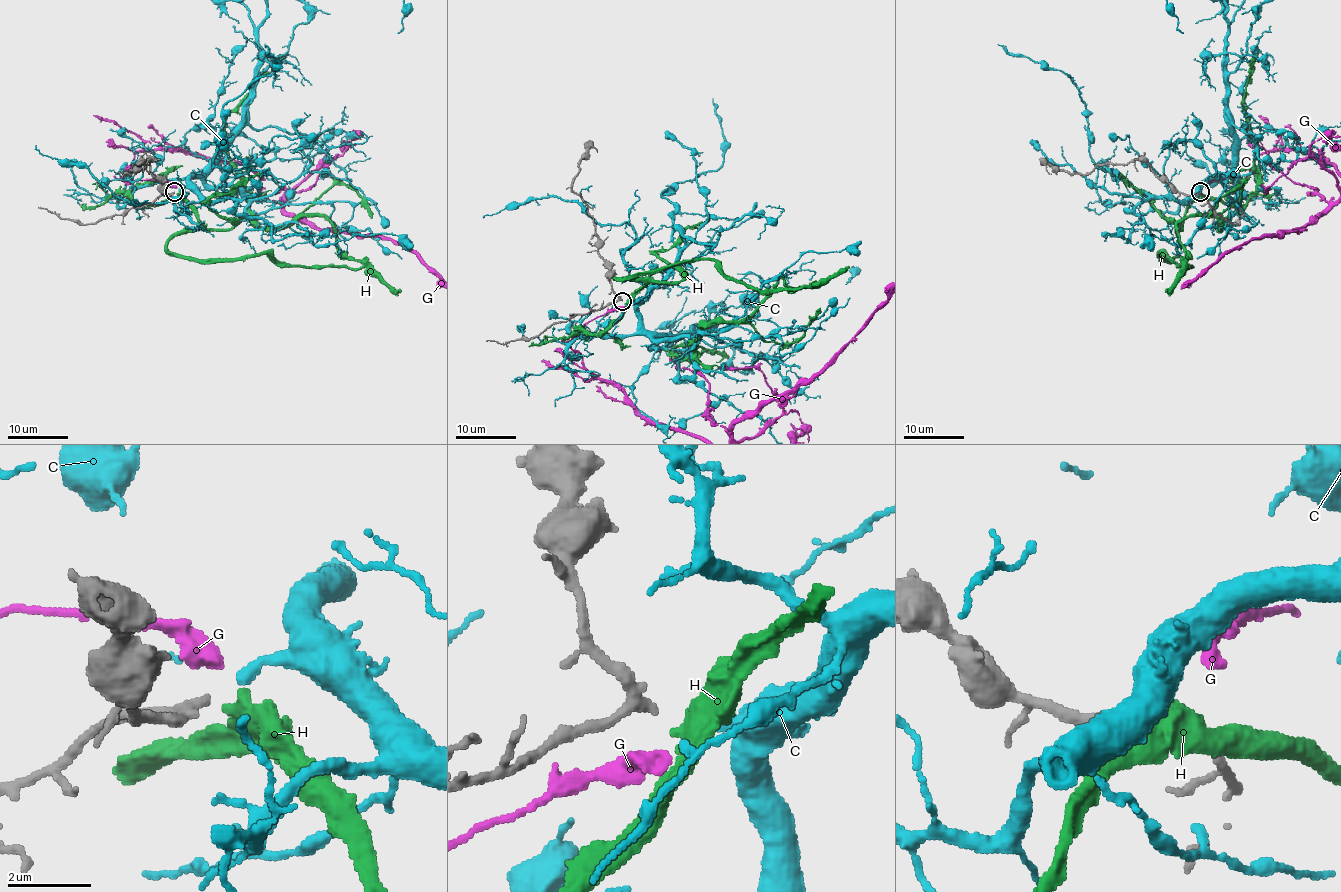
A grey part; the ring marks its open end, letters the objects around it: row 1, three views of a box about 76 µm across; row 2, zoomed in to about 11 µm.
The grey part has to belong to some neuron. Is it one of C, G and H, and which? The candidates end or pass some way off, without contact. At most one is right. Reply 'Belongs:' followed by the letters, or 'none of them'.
Belongs: C

